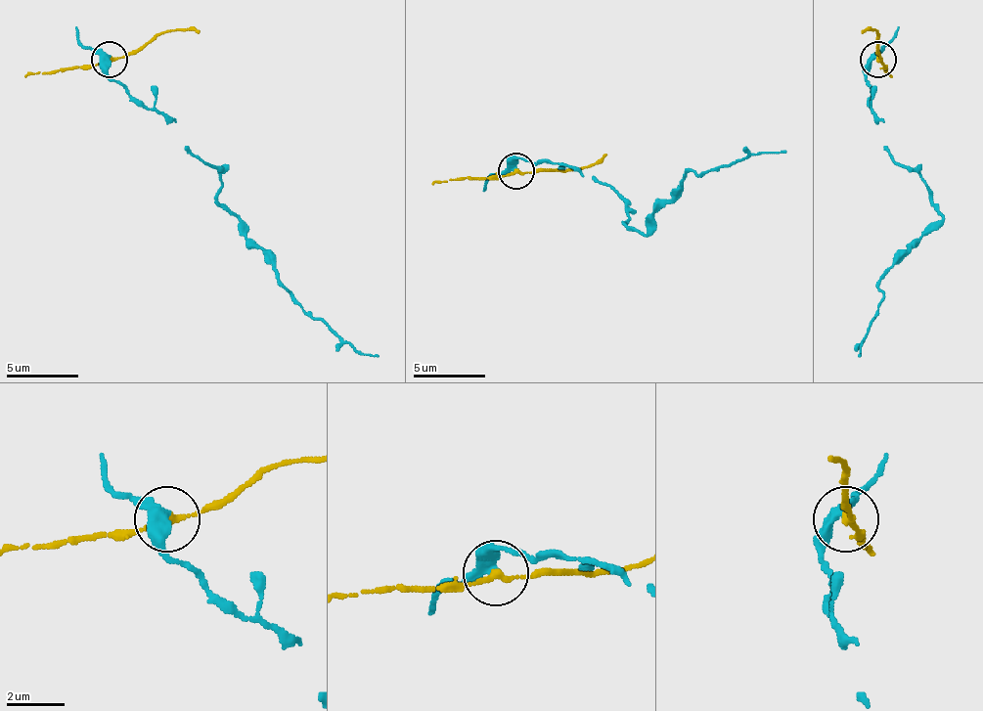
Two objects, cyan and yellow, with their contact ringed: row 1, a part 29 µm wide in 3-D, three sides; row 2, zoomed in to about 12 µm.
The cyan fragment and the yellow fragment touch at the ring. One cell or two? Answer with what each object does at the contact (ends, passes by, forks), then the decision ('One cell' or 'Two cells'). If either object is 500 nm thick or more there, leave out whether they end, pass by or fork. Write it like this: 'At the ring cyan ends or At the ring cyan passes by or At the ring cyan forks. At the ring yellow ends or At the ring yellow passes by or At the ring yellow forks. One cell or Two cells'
At the ring cyan passes by. At the ring yellow passes by. Two cells

